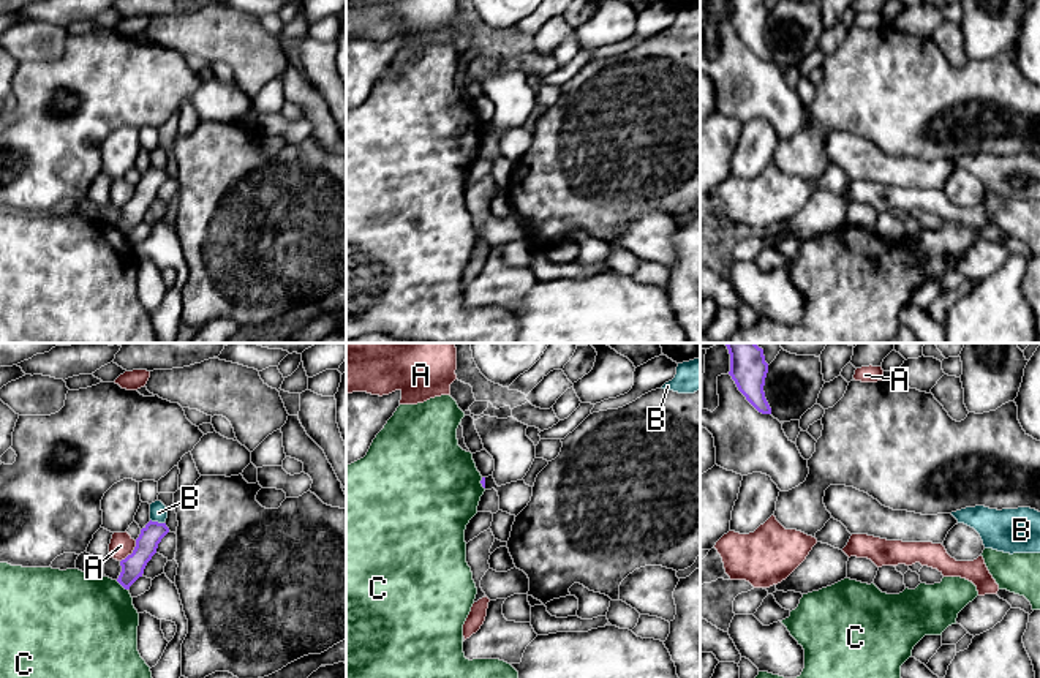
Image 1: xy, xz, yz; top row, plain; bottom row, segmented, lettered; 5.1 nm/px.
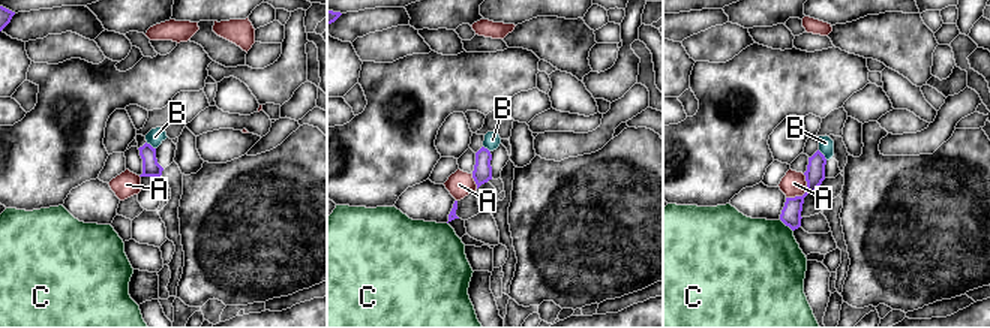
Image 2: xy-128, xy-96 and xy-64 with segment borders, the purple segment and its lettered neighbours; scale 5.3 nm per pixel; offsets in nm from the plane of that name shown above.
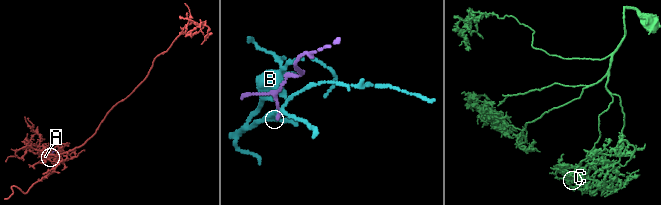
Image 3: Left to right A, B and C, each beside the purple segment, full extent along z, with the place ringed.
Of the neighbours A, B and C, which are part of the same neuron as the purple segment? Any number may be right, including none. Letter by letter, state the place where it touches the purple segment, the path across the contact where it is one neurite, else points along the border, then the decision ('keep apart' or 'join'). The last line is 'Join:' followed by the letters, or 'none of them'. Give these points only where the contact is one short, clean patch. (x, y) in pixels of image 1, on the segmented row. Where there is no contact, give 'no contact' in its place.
A: meets purple in xy at (133, 552); border along xy (136, 541), (131, 552), (120, 561); keep apart
B: meets purple in xy at (157, 522); keep apart
C: meets purple in xy at (122, 585); border along xy (116, 580), (127, 590); keep apart
Join: none of them

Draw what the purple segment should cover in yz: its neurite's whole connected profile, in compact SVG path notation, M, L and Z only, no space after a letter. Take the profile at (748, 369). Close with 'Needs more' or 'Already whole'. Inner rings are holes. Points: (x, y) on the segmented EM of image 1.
M724 343L730 354L729 375L738 390L762 414L771 414L763 386L768 373L763 349L756 343Z. Already whole

